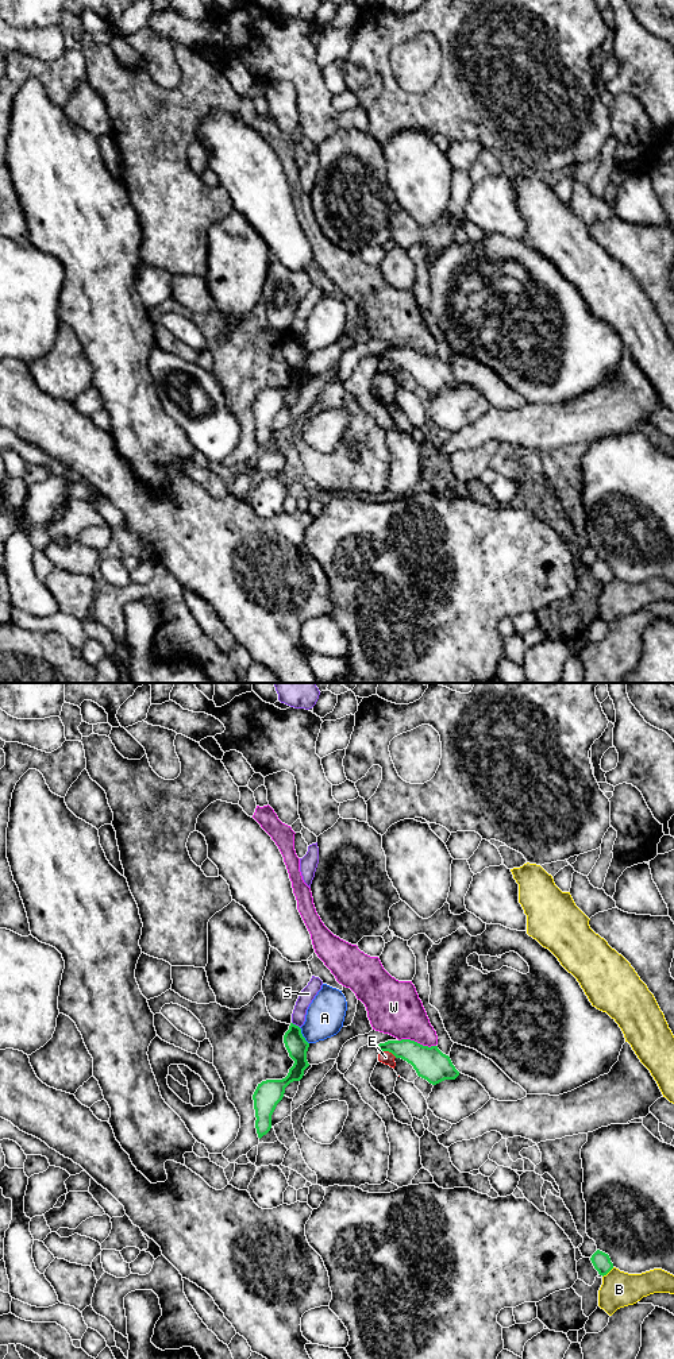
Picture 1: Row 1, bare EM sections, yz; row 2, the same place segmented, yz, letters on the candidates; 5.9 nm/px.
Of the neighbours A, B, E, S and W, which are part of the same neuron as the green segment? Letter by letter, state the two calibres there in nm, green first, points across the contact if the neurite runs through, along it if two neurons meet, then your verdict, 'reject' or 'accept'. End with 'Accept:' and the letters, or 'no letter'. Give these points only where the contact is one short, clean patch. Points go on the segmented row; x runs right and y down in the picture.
A: 130 nm thick on the green side, 220 nm on the other; reject
B: 110 nm thick on the green side, 220 nm on the other; border along yz (613, 1267), (603, 1277); reject
E: 180 nm thick on the green side, 80 nm on the other; border along yz (380, 1051), (391, 1051), (396, 1057); reject
S: 130 nm thick on the green side, 90 nm on the other; border along yz (292, 1022), (299, 1027); reject
W: 190 nm thick on the green side, 320 nm on the other; reject
Accept: no letter

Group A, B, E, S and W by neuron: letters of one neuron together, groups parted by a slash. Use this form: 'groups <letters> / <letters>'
groups A / B / E / S / W

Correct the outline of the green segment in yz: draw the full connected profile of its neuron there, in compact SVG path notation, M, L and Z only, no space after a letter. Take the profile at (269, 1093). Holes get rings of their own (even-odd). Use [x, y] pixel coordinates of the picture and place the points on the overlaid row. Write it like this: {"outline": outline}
{"outline": "M290 1023L289 1030L284 1035L284 1043L289 1057L294 1061L288 1076L282 1080L262 1081L253 1094L257 1117L255 1128L259 1139L270 1131L271 1115L282 1100L285 1088L293 1081L300 1081L304 1070L309 1066L307 1061L309 1043L303 1036L299 1026Z"}

